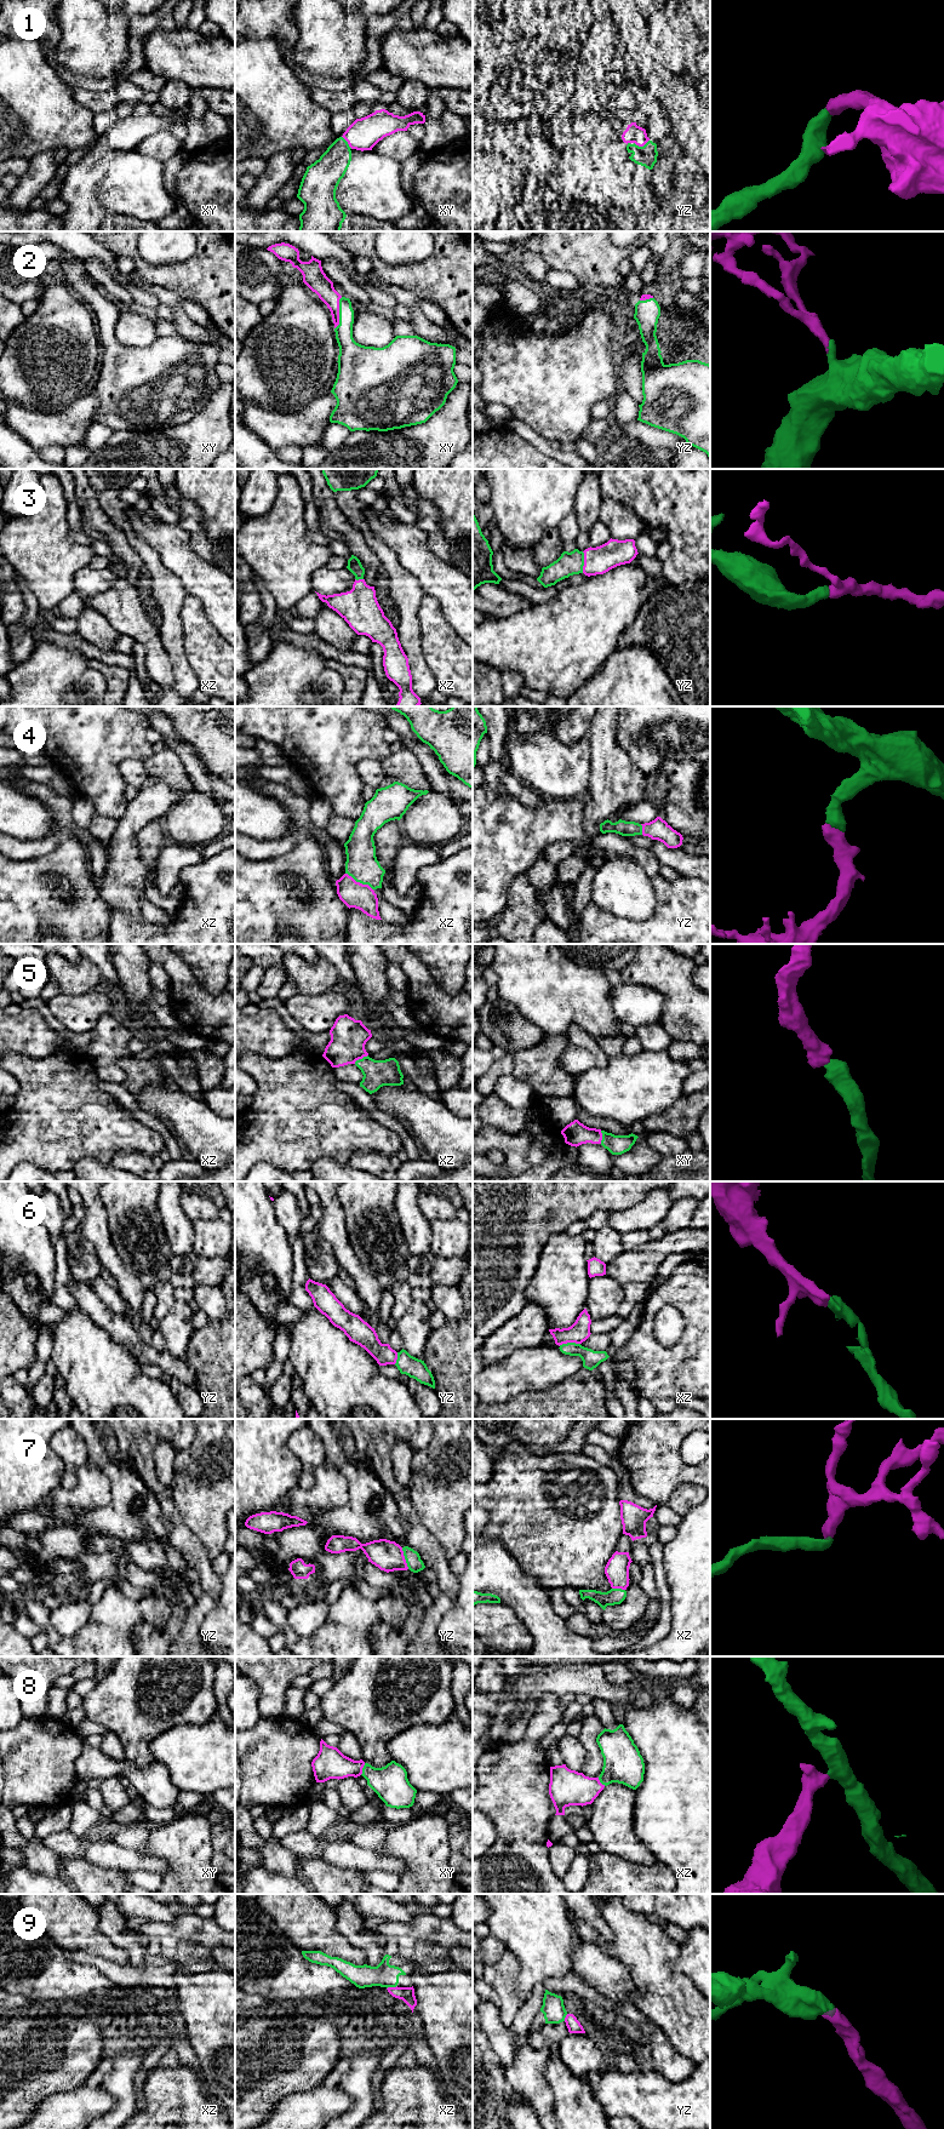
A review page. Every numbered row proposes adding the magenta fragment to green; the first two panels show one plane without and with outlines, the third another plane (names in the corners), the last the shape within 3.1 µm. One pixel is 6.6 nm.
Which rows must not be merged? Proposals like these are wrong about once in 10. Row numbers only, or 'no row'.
9

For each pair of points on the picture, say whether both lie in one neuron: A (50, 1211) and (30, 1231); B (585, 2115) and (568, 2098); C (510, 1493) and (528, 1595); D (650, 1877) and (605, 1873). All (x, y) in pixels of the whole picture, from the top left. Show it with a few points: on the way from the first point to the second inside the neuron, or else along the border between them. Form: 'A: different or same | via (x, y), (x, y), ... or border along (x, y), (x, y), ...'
A: different | border along (46, 1231), (50, 1236)
B: same | via (582, 2111), (572, 2101)
C: different | border along (508, 1551), (519, 1567), (548, 1591)
D: same | via (639, 1877), (616, 1877)

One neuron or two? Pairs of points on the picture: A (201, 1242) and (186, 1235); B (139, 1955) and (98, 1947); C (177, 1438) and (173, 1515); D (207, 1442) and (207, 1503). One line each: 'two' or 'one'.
A: two
B: two
C: one
D: one

